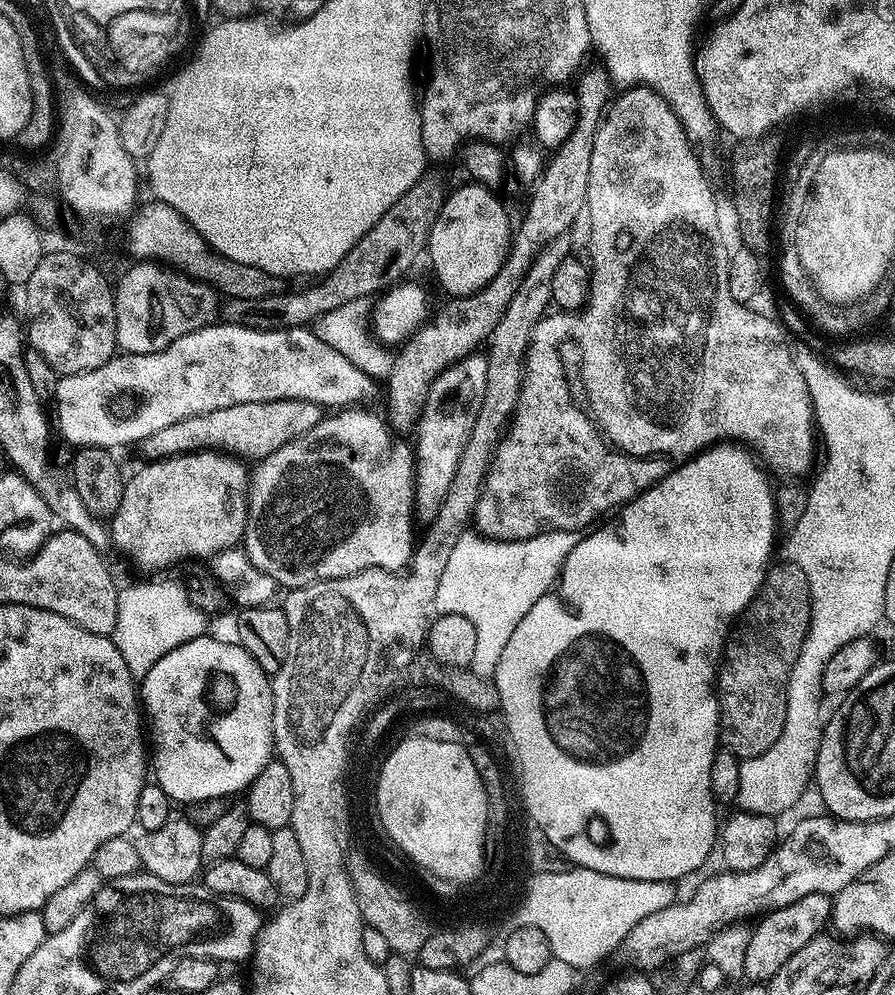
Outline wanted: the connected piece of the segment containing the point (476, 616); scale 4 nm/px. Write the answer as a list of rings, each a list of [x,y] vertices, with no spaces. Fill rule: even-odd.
[[[472,530],[458,538],[450,559],[446,561],[446,570],[442,570],[442,579],[438,582],[435,611],[440,614],[462,614],[462,618],[474,626],[478,643],[474,645],[471,672],[479,676],[495,677],[498,662],[502,662],[502,650],[506,650],[506,642],[510,642],[510,634],[514,634],[518,622],[530,614],[534,602],[538,602],[538,598],[556,587],[566,558],[570,550],[578,546],[580,538],[581,533],[574,531],[543,532],[525,540],[490,540]]]

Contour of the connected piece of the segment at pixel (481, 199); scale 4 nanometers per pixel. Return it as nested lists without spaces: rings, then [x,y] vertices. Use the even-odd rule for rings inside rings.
[[[467,183],[445,195],[426,249],[426,256],[432,259],[432,268],[436,271],[436,280],[448,291],[449,297],[469,296],[492,281],[508,257],[514,231],[514,224],[508,221],[497,193],[479,183]]]

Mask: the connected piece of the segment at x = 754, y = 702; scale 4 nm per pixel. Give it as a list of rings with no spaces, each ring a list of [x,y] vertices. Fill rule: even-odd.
[[[791,562],[773,563],[764,576],[764,585],[749,602],[747,608],[736,617],[724,641],[722,659],[716,674],[715,694],[720,707],[720,744],[741,760],[749,760],[758,754],[766,754],[782,726],[786,722],[786,690],[790,682],[790,670],[798,662],[802,642],[808,633],[808,620],[812,617],[810,586],[806,582],[806,570]]]

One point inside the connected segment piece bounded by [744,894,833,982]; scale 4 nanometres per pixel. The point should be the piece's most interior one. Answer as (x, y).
(779, 934)

